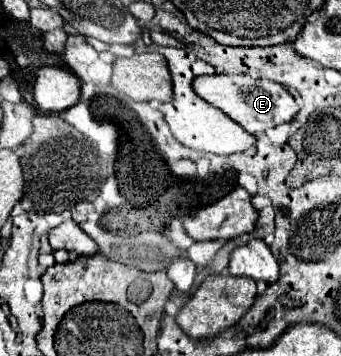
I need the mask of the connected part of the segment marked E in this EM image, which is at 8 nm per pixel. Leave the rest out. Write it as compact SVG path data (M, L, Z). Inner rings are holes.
M245 74L201 76L199 80L195 80L195 92L215 108L223 110L229 118L237 120L237 124L241 124L249 134L259 134L279 124L291 122L299 112L299 106L295 98L287 92L287 88L269 80L255 80Z

